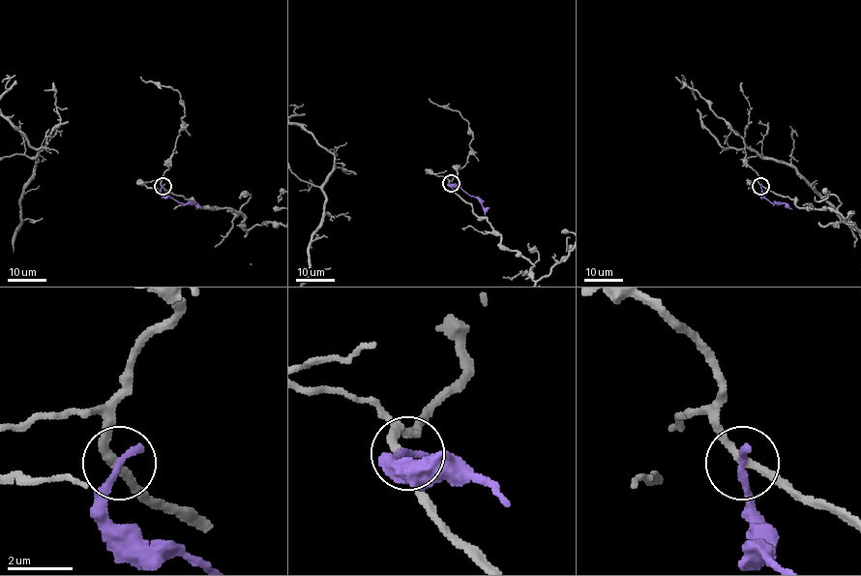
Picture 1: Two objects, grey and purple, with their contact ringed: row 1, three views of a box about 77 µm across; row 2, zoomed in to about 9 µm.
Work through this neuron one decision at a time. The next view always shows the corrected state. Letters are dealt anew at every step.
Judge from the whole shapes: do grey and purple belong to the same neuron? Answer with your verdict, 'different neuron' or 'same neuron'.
different neuron

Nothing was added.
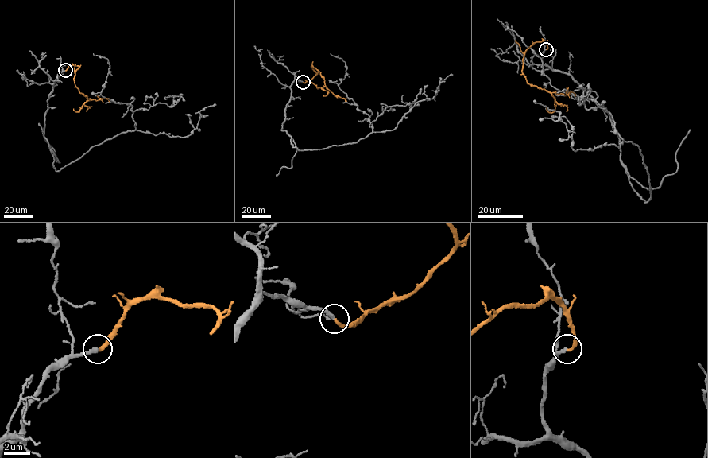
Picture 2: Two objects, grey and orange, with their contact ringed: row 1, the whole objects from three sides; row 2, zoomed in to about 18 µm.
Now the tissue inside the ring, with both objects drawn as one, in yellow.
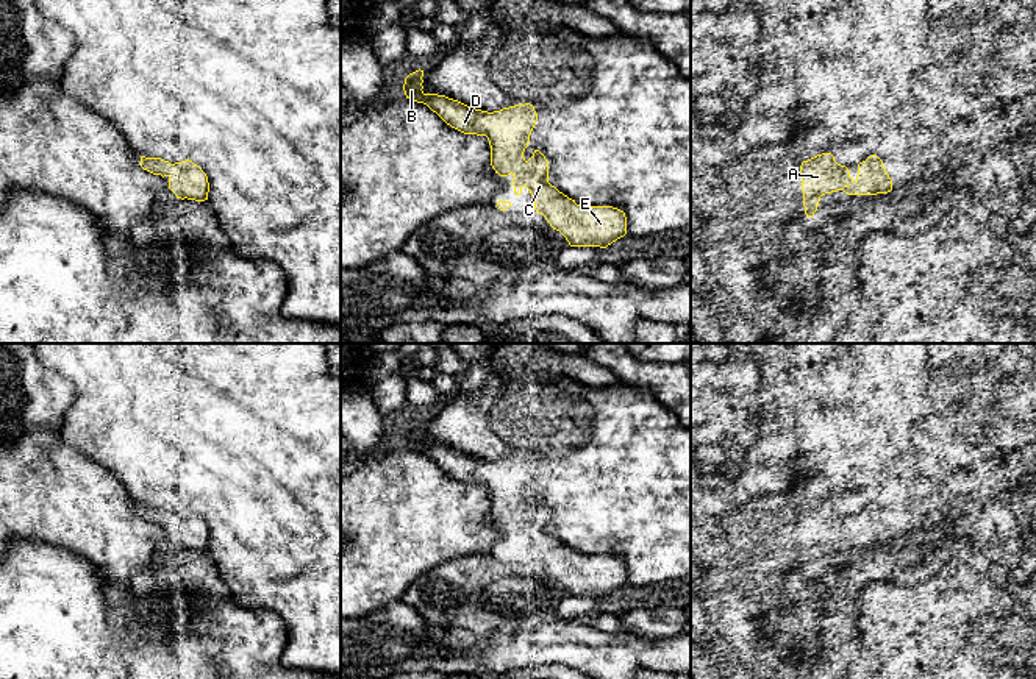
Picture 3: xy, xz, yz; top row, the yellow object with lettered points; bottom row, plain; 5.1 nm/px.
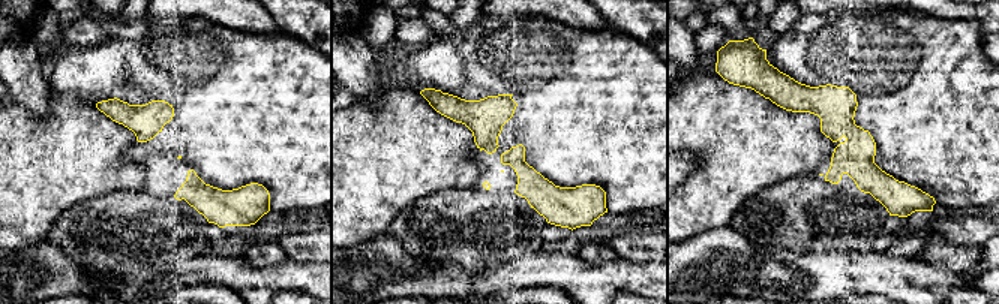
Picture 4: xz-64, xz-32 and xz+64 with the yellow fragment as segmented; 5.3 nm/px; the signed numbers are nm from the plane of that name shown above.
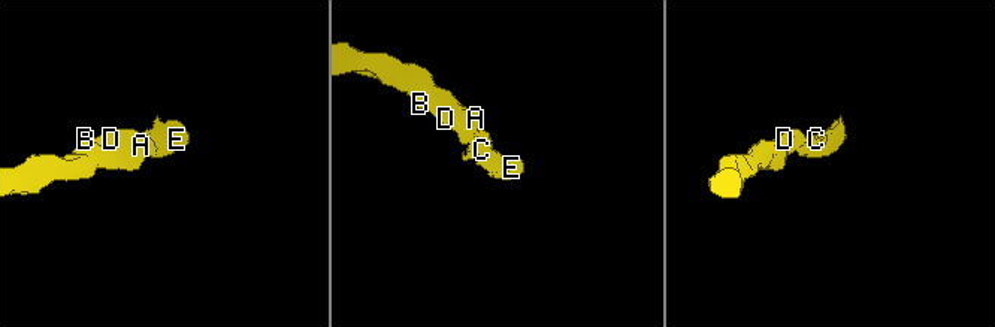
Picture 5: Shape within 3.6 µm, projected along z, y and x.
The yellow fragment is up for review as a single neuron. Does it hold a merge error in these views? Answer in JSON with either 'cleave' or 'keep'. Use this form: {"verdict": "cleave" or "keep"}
{"verdict": "keep"}

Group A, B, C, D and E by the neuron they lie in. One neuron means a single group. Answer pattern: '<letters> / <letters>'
A B C D E

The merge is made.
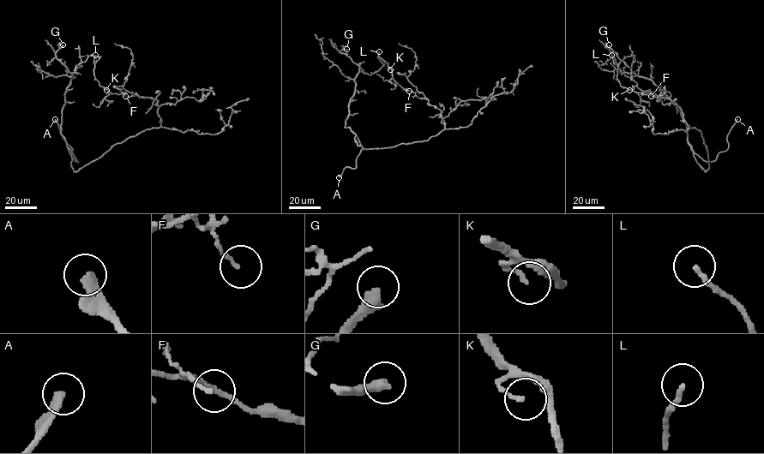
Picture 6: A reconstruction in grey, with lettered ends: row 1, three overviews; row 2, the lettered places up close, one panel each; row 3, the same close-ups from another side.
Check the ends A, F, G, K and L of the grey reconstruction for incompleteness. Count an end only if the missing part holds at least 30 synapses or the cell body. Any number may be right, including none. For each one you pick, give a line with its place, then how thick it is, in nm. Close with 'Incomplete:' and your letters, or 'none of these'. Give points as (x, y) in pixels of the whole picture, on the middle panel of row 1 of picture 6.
A: place (339, 177); calibre 320 nm
G: place (346, 49); calibre 320 nm
Incomplete: A, G

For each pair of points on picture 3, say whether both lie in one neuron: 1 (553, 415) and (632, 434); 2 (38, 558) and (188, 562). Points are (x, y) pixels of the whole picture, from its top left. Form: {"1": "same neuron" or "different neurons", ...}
{"1": "same neuron", "2": "different neurons"}

